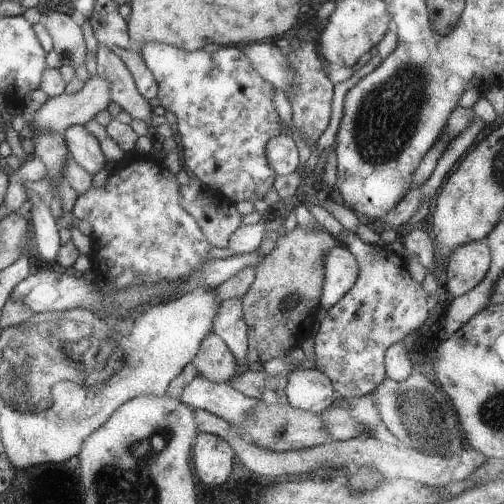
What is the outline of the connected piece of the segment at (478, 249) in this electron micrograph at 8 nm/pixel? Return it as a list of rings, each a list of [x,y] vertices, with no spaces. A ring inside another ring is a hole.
[[[485,240],[469,242],[453,250],[445,266],[445,288],[455,299],[472,290],[487,273],[490,251]]]

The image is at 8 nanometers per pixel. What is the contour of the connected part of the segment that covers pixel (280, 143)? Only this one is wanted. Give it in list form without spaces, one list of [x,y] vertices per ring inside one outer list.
[[[278,135],[271,138],[265,146],[268,166],[277,175],[289,175],[296,172],[299,164],[298,149],[292,138]]]

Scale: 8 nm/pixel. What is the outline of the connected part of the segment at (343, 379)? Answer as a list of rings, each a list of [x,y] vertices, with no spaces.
[[[345,230],[341,232],[338,244],[350,252],[358,267],[358,276],[349,291],[333,304],[323,316],[319,329],[313,334],[315,366],[325,374],[337,395],[343,399],[361,397],[371,392],[386,378],[384,372],[384,353],[390,345],[407,340],[413,330],[422,326],[428,317],[430,301],[419,284],[416,284],[407,271],[403,255],[397,255],[384,246],[365,244],[356,234]]]

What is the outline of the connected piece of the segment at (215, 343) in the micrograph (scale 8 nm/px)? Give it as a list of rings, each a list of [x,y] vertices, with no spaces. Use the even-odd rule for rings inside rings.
[[[214,333],[207,334],[206,338],[203,338],[199,351],[191,363],[202,378],[213,383],[229,381],[235,374],[237,365],[224,341]]]

